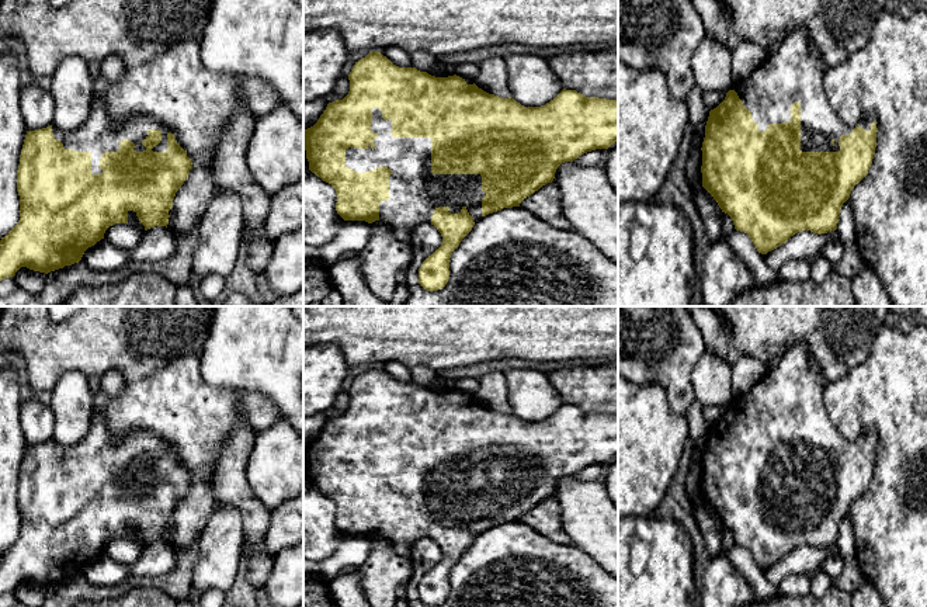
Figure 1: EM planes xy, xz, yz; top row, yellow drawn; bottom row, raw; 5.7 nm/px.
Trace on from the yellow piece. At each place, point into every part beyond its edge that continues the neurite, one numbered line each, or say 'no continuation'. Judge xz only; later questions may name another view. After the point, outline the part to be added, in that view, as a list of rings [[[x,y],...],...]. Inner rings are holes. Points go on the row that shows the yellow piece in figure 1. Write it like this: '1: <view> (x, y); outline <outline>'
1: xz (415, 193); outline [[[372,108],[371,131],[379,136],[374,139],[375,149],[348,148],[346,150],[346,166],[358,173],[386,166],[392,170],[389,176],[389,200],[379,202],[379,221],[392,228],[412,229],[420,223],[431,223],[431,215],[438,207],[448,207],[451,214],[458,214],[465,207],[476,223],[482,219],[480,174],[433,174],[431,173],[431,139],[430,138],[393,138],[392,121],[382,118],[379,108]]]

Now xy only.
1: xy (97, 135); outline [[[93,93],[93,105],[87,121],[73,132],[65,132],[52,125],[52,133],[56,141],[63,143],[65,149],[91,153],[91,173],[101,174],[100,159],[104,152],[117,152],[119,142],[128,139],[135,143],[133,150],[143,152],[146,148],[142,141],[146,139],[149,129],[159,129],[162,141],[152,150],[167,150],[169,129],[157,119],[149,115],[128,118],[124,124],[115,126],[108,114],[107,103]]]

